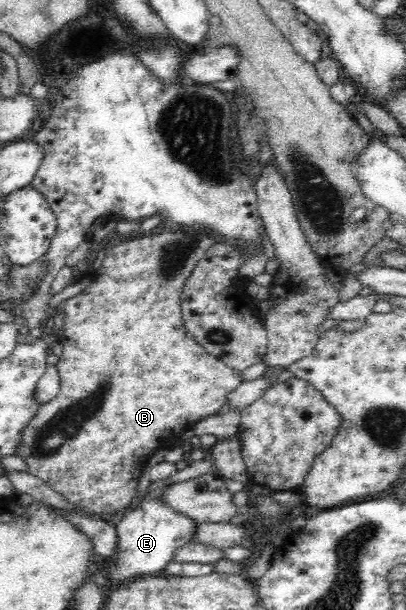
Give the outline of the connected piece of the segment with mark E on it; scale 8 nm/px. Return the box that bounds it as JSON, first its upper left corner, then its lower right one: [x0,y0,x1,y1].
[105,500,196,585]

